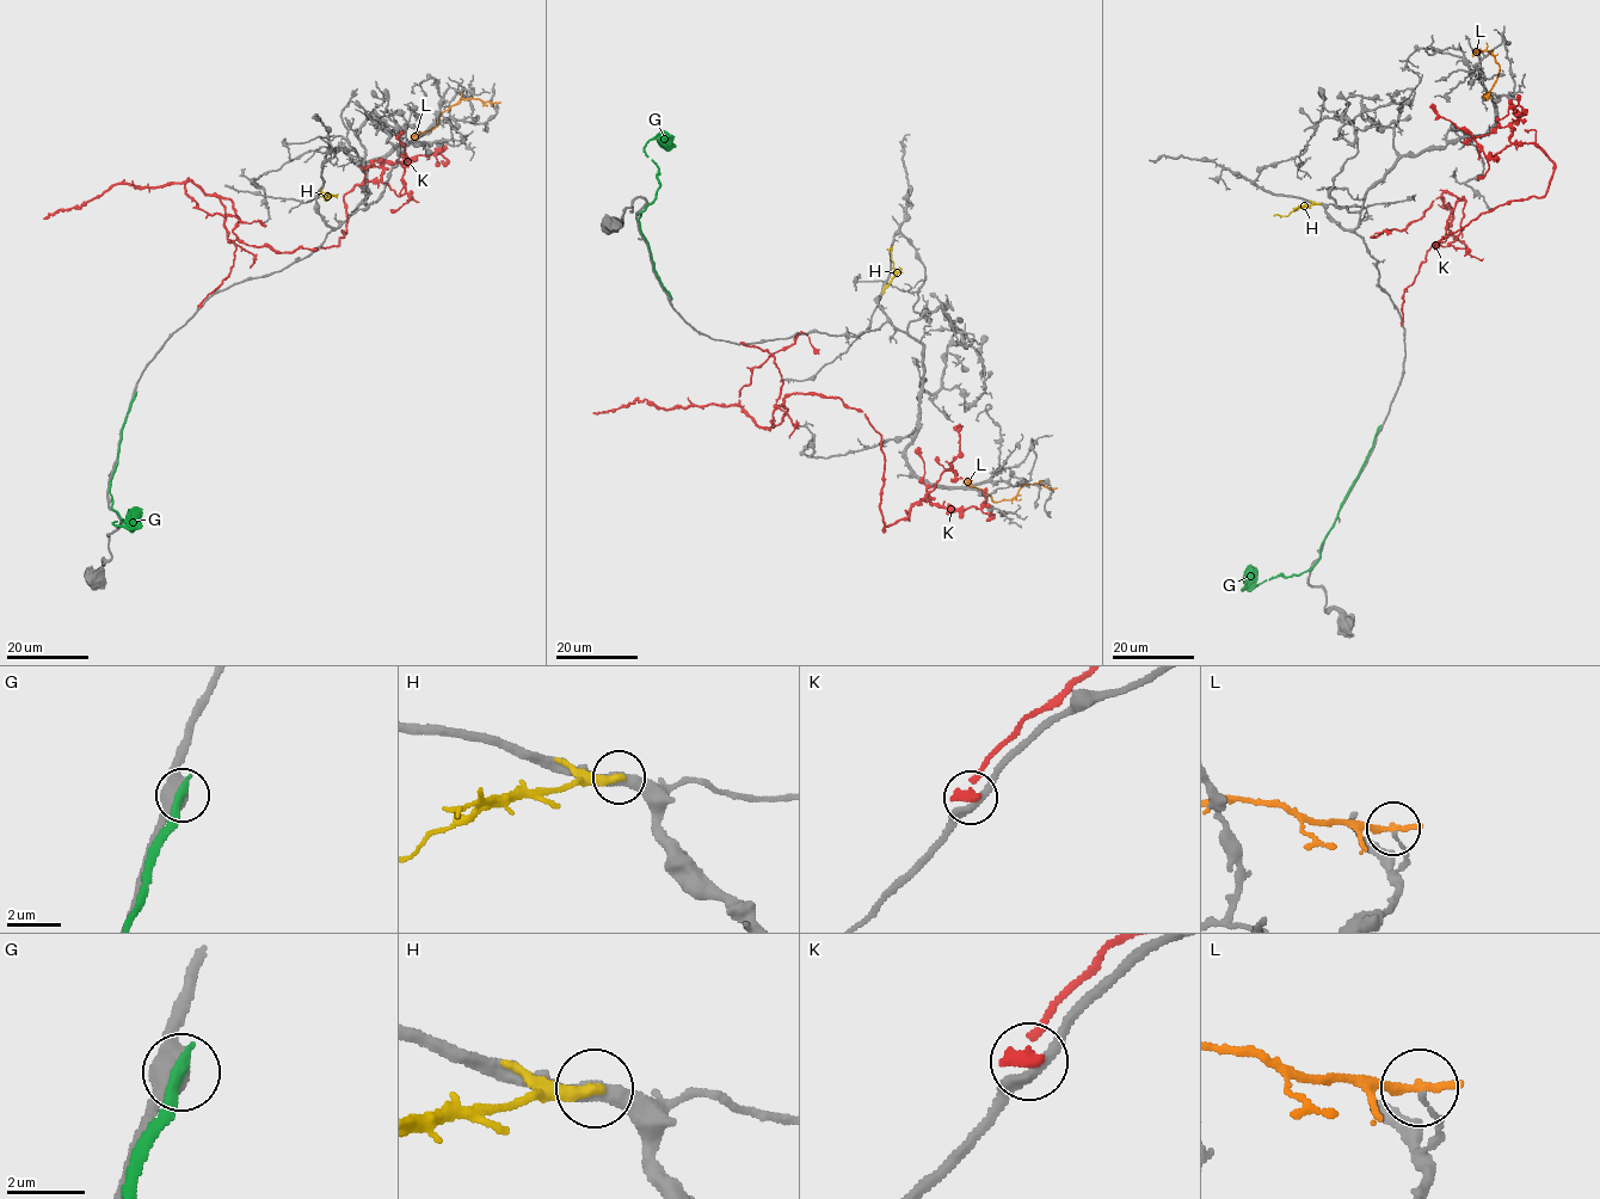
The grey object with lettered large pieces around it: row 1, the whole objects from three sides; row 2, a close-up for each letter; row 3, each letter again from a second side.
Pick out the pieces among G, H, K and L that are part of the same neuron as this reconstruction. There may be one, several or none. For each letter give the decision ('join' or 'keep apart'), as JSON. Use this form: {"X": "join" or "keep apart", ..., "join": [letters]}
{"G": "keep apart", "H": "keep apart", "K": "keep apart", "L": "keep apart", "join": []}

